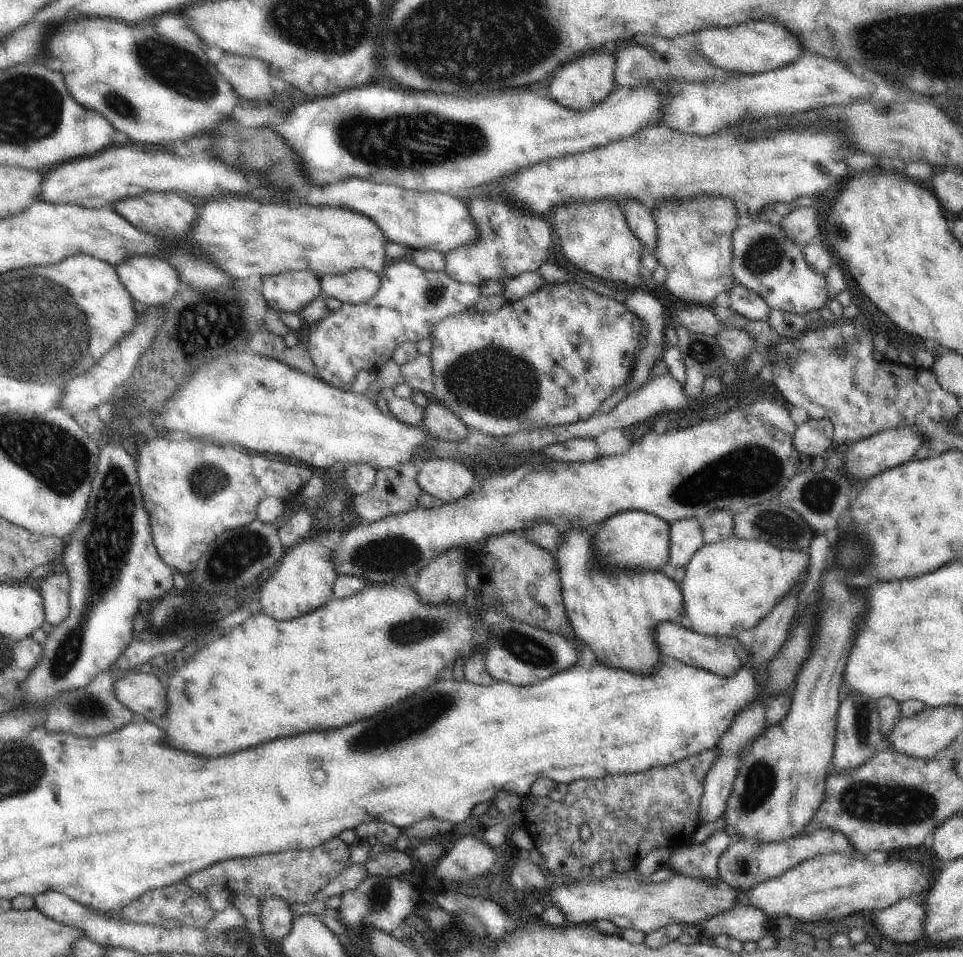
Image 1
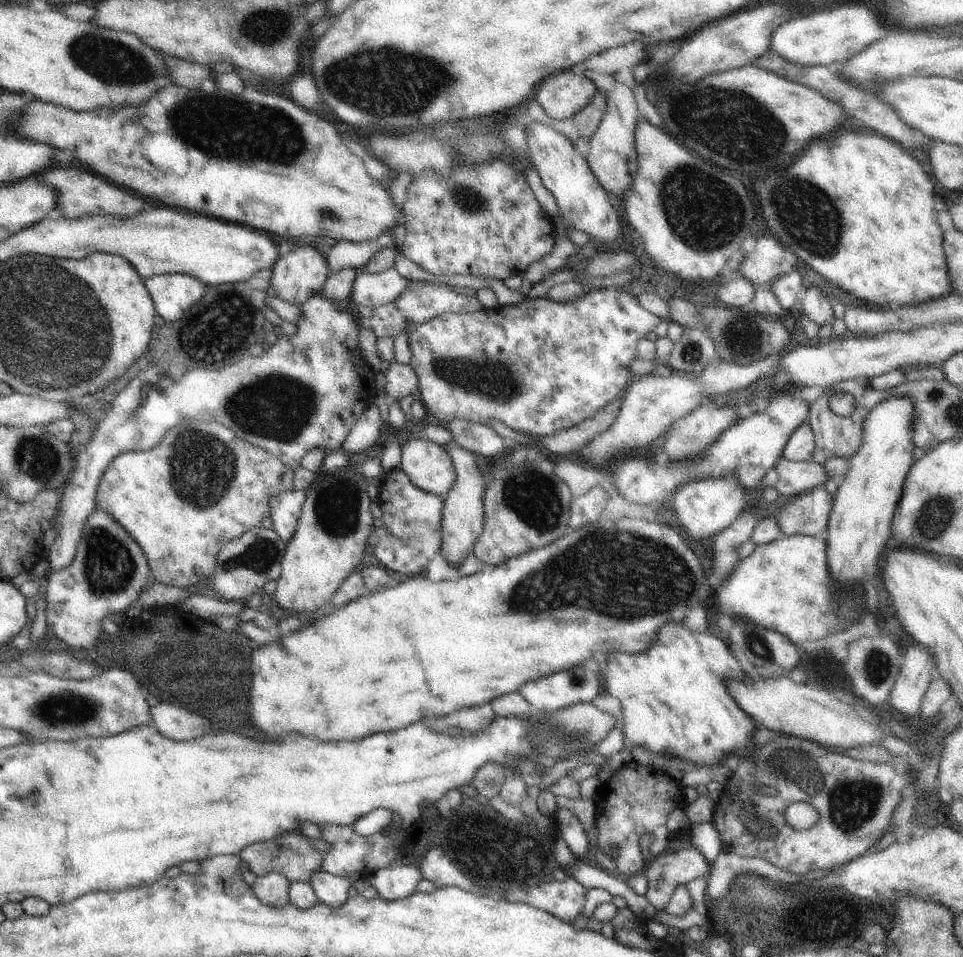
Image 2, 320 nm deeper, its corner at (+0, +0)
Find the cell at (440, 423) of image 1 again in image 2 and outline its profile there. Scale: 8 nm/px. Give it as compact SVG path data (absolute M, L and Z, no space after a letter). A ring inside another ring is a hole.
M455 440L444 448L452 458L455 467L456 479L452 488L444 497L443 519L441 522L443 543L441 553L450 566L455 568L468 554L472 554L476 539L480 536L483 527L483 494L486 482L480 470L477 468L476 456L462 449Z

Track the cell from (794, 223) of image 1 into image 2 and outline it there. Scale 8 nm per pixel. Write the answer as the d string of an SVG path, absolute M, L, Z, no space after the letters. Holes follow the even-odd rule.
M776 236L758 238L752 252L741 253L734 266L756 288L768 287L781 275L796 270L797 256L782 244Z

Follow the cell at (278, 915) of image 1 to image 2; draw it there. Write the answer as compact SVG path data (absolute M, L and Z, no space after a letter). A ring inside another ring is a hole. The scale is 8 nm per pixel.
M278 872L264 873L252 884L253 894L268 906L282 907L289 903L290 882Z

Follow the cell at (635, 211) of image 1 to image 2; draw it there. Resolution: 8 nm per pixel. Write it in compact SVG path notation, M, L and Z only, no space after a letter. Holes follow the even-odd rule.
M592 69L584 72L595 87L601 93L605 93L607 109L600 121L597 131L591 138L591 149L587 157L587 163L592 172L601 182L601 185L609 192L618 195L620 202L628 187L631 187L633 176L637 169L637 154L635 149L635 128L638 122L638 102L634 92L623 83L620 83L610 75L601 75Z

